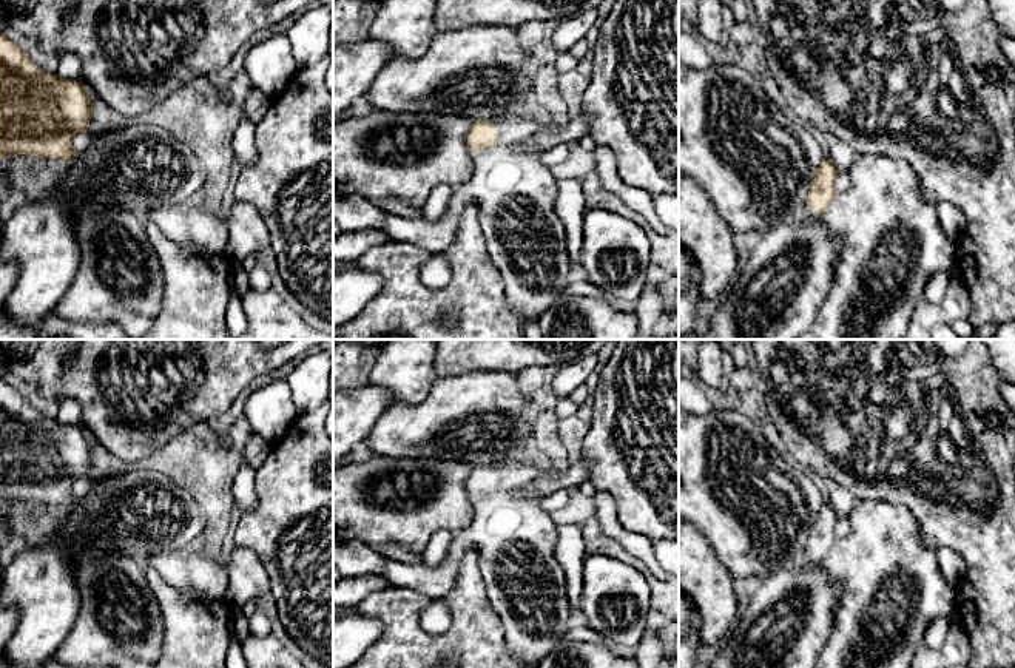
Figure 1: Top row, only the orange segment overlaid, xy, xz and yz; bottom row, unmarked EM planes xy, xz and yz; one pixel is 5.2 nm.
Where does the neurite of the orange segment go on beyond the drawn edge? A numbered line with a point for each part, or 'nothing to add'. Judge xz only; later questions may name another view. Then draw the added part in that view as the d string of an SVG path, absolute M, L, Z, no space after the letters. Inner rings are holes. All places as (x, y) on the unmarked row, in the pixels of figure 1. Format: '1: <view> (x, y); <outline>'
1: xz (514, 475); M541 458L532 461L511 461L492 466L497 478L497 491L518 491L532 486L545 472L546 463Z

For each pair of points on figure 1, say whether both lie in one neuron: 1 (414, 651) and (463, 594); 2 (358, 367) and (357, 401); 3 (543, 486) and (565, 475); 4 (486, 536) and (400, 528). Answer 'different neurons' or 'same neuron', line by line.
1: same neuron
2: different neurons
3: same neuron
4: different neurons

